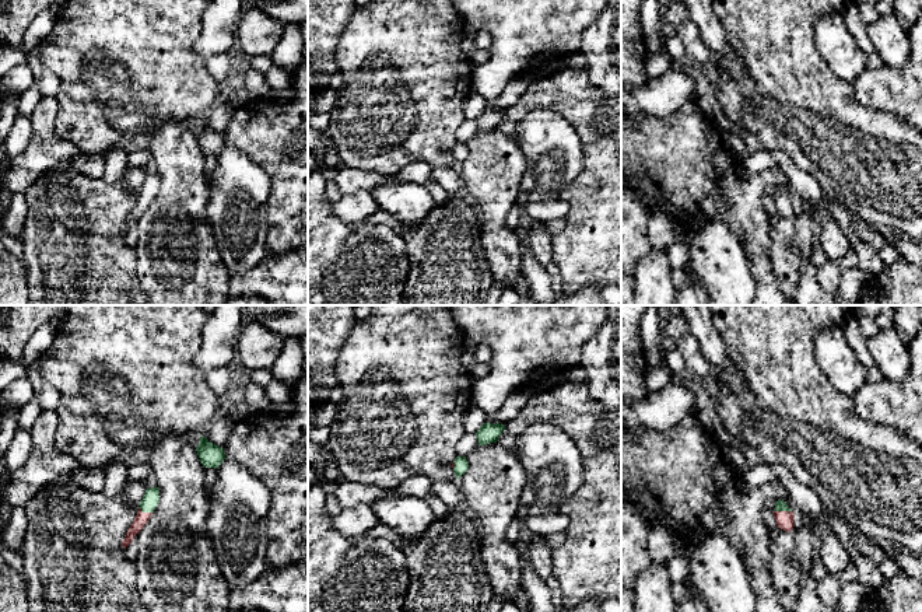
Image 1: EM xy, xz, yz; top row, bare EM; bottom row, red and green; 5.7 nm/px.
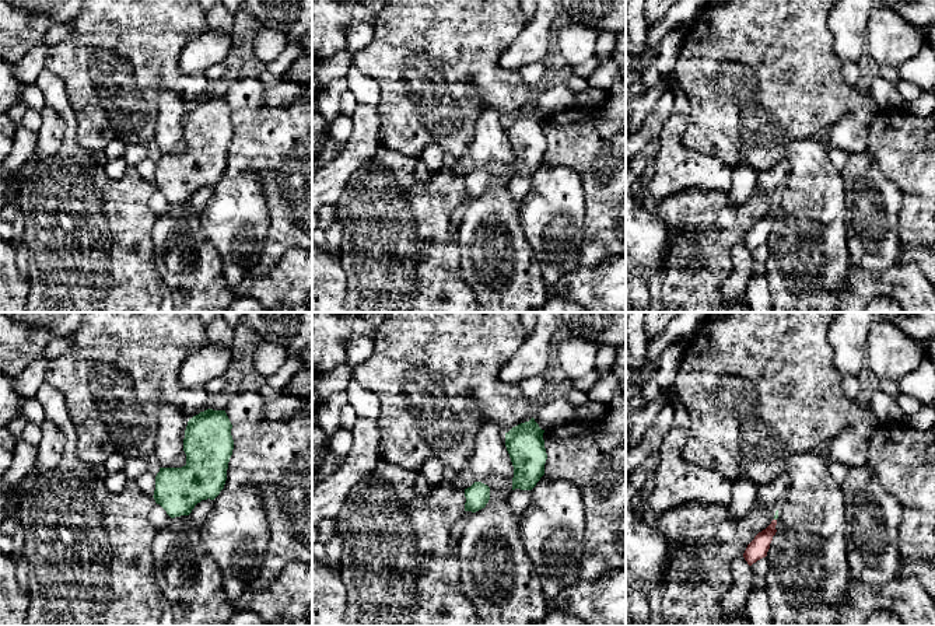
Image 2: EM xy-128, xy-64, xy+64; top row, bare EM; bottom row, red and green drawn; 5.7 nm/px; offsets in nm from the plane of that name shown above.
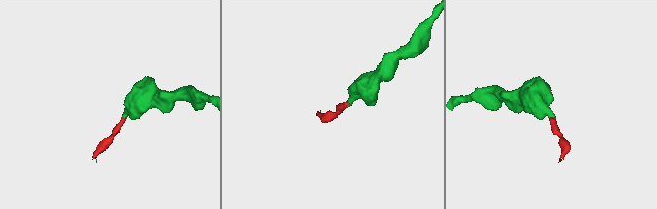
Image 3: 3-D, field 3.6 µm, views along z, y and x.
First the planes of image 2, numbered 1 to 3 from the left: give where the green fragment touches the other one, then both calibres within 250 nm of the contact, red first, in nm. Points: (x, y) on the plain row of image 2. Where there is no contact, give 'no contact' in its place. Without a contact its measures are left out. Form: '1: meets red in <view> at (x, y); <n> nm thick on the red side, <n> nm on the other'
1: no contact
2: no contact
3: no contact

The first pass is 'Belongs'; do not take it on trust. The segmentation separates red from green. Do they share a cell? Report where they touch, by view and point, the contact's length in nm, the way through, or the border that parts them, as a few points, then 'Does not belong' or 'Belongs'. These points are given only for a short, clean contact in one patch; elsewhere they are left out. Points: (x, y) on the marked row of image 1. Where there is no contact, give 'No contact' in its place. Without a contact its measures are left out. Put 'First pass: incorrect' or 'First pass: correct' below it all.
Touches red at yz (784, 511). Shared border 100 nm. Path across: yz (785, 520), (784, 511), (781, 506). Belongs
First pass: correct

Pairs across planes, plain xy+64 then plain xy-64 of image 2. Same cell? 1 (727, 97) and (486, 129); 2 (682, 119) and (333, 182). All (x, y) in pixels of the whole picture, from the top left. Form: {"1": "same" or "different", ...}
{"1": "different", "2": "same"}

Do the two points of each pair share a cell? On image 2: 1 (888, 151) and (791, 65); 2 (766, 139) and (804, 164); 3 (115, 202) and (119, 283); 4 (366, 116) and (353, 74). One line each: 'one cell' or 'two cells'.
1: two cells
2: two cells
3: one cell
4: two cells

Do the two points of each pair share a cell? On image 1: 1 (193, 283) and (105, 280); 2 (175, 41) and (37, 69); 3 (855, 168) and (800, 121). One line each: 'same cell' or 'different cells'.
1: different cells
2: different cells
3: same cell

